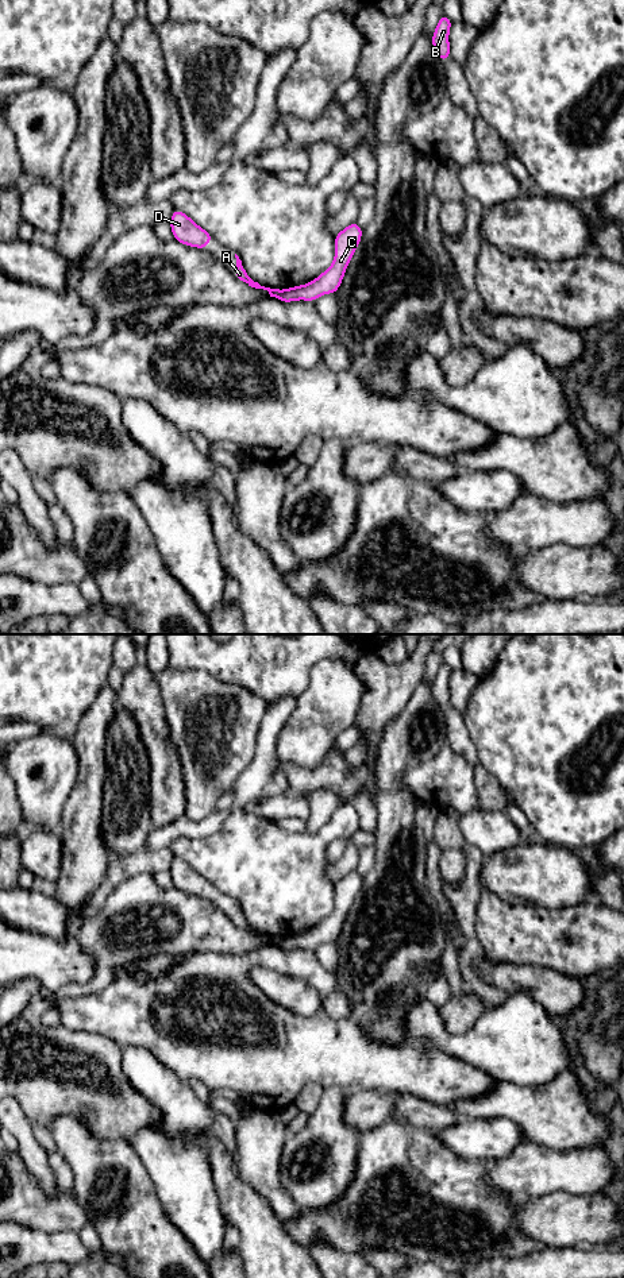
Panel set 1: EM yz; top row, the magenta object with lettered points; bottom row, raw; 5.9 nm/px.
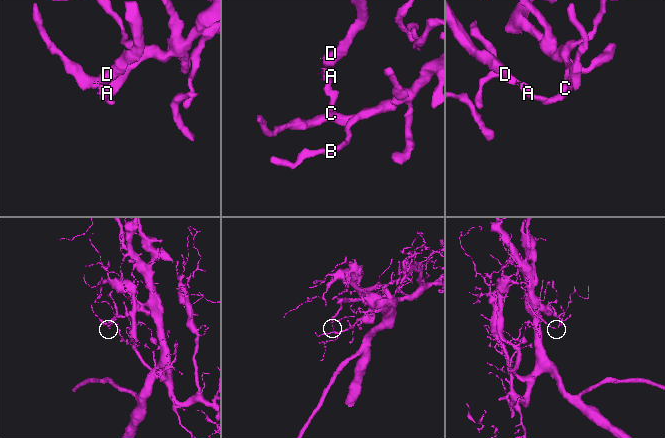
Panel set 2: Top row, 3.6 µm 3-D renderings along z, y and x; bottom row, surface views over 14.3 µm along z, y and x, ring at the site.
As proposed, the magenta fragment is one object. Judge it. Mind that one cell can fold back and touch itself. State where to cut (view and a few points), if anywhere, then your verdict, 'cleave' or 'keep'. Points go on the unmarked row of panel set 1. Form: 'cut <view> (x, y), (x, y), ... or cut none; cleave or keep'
cut yz (282, 938), (276, 945); cleave

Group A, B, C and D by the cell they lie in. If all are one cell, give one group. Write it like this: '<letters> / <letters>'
A D / B C

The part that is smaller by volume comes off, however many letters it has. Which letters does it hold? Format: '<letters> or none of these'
A, D

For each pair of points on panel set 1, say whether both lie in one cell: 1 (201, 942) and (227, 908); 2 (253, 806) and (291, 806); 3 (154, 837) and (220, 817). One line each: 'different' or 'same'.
1: different
2: same
3: same

